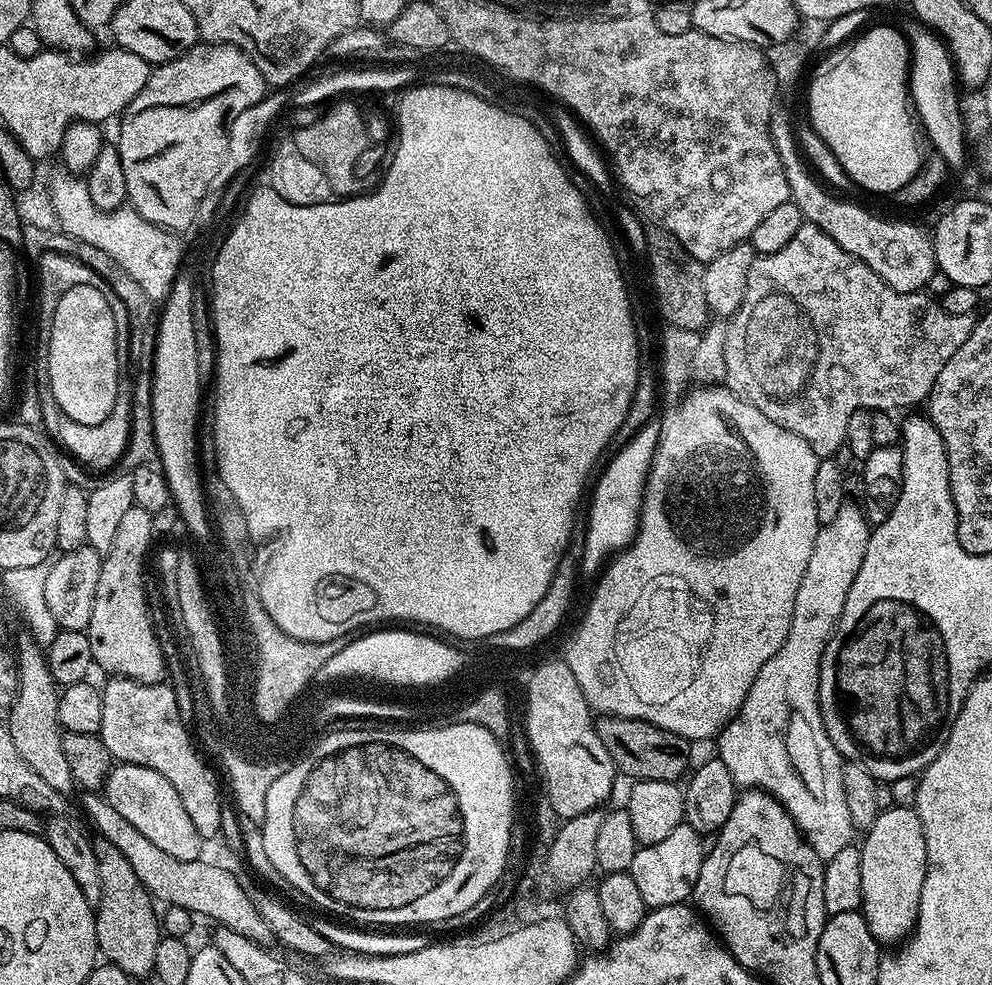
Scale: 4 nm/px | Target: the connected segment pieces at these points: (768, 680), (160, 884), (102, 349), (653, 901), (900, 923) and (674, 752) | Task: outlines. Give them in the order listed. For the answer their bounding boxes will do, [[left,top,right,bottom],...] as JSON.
[[715,502,869,862],[80,791,273,945],[47,286,118,426],[627,823,706,909],[859,807,928,946],[596,715,689,781]]

